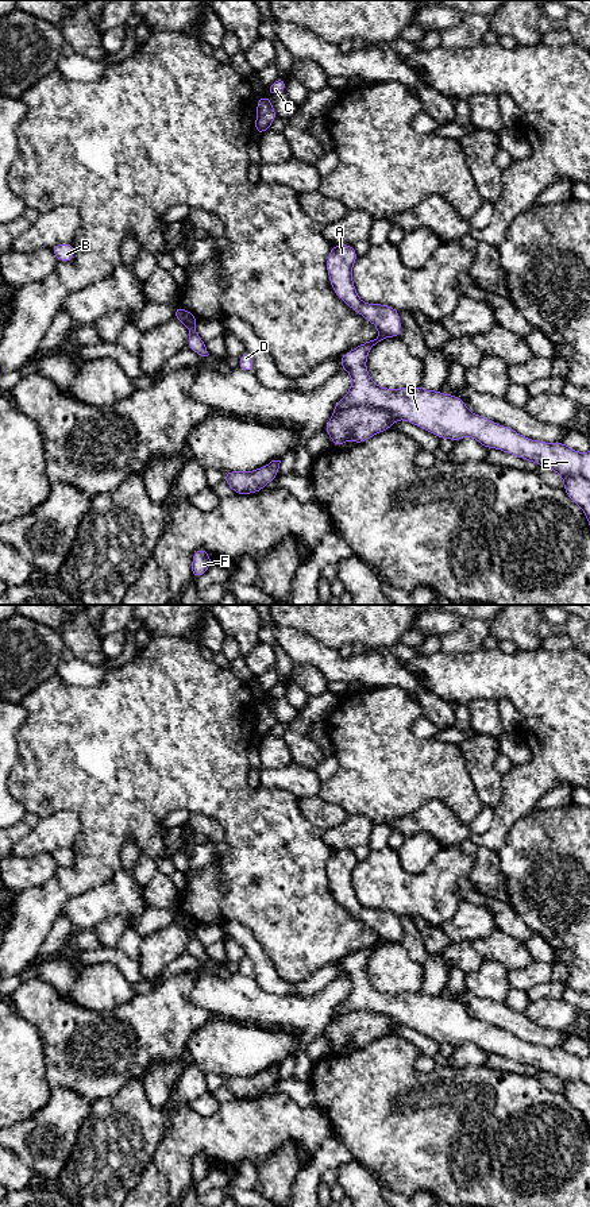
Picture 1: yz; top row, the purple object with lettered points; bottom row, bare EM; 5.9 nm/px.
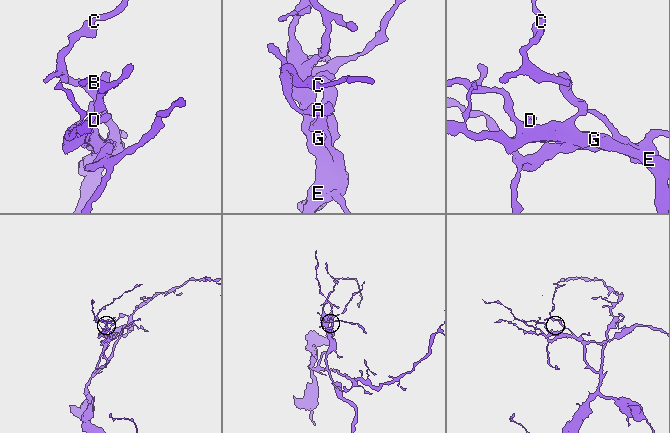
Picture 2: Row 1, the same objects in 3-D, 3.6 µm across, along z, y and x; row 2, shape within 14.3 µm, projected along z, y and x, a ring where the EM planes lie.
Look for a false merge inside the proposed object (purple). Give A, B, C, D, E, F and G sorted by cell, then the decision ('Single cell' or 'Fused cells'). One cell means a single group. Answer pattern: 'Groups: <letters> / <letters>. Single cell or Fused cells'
Groups: A C F / B D E G. Fused cells

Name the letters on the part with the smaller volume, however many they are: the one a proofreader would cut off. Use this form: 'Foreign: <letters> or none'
Foreign: B, D, E, G

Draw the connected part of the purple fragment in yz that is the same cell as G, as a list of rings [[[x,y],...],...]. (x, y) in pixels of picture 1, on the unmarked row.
[[[379,937],[374,945],[362,948],[340,961],[342,975],[351,982],[351,992],[333,1011],[333,1019],[358,1011],[386,1015],[396,1023],[409,1026],[440,1044],[458,1046],[470,1041],[485,1053],[501,1054],[548,1072],[562,1083],[581,1080],[590,1087],[590,1056],[578,1057],[563,1046],[545,1048],[525,1042],[509,1031],[471,1018],[466,1007],[454,999],[421,991],[378,991],[369,980],[366,965],[370,955],[386,942],[386,938]]]

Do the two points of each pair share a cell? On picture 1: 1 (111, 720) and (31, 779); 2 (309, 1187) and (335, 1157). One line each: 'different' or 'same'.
1: same
2: same

